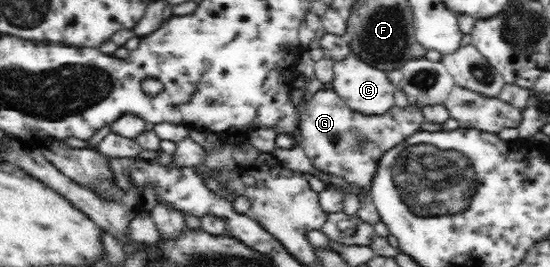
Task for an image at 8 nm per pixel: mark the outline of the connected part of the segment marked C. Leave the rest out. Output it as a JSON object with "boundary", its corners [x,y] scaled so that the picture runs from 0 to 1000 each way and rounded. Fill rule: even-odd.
{"boundary":[[[633,210],[624,225],[609,228],[605,247],[605,341],[640,412],[664,431],[700,431],[718,393],[718,315],[704,288],[698,262],[685,262],[678,247],[667,247],[664,232],[653,225],[649,210]]]}

